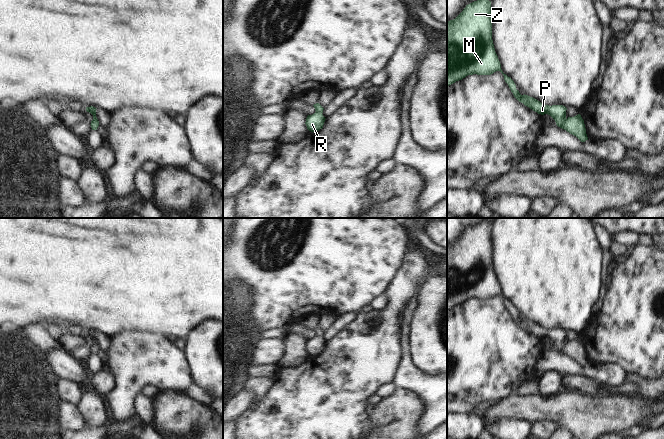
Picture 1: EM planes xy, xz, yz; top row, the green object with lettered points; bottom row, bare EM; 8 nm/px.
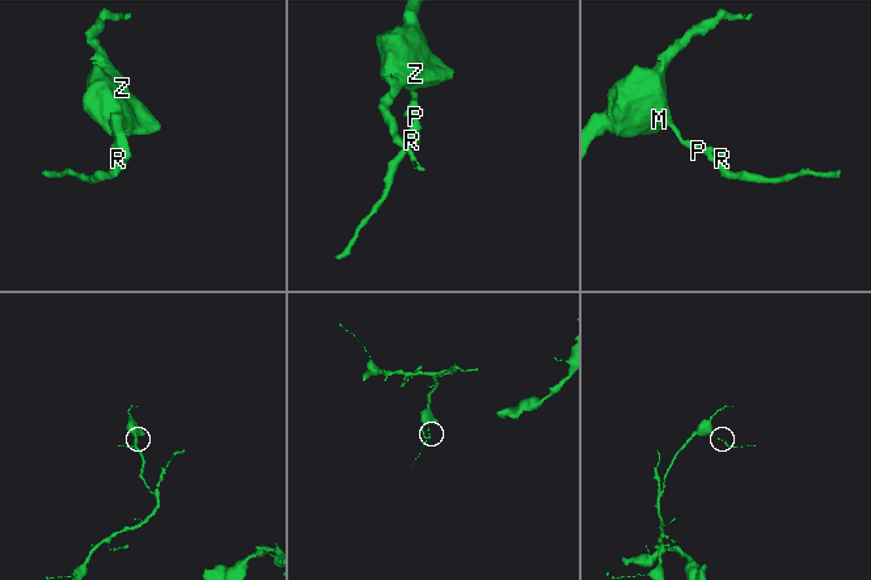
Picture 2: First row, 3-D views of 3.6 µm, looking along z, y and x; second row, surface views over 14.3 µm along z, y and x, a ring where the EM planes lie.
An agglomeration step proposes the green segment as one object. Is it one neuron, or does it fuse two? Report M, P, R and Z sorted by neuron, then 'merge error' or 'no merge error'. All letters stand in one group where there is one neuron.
groups M P R Z; no merge error

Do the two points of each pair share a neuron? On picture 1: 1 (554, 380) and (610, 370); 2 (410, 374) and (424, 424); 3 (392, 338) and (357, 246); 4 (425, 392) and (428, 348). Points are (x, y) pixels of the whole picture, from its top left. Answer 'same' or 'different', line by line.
1: different
2: same
3: different
4: different

